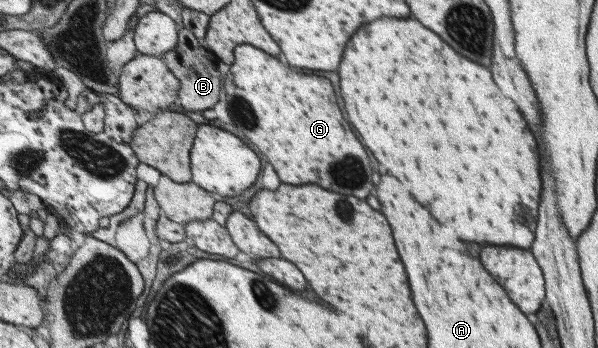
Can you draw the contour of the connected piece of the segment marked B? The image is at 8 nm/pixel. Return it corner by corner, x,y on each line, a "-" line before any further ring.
182,28
179,32
179,43
177,47
165,55
167,65
178,76
183,87
181,87
180,105
188,111
205,111
205,109
216,109
224,97
224,78
219,71
219,57
215,55
205,42
199,39
190,29

